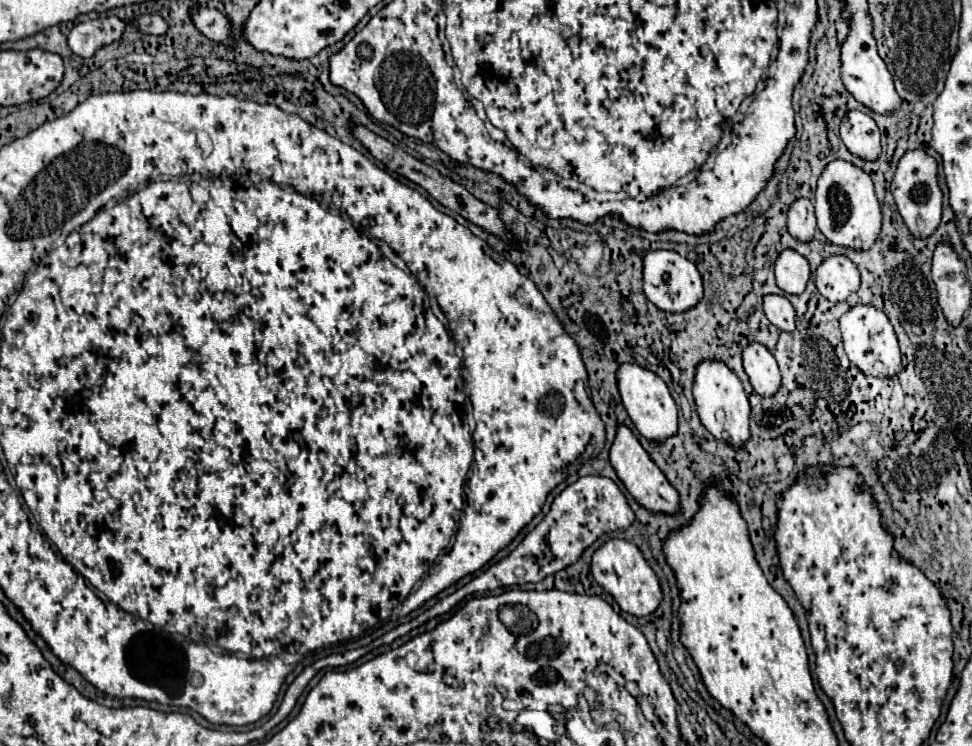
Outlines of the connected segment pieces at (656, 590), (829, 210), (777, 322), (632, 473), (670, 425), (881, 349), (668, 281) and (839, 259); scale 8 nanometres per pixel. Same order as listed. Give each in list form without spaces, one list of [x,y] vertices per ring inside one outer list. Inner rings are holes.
[[[612,538],[606,544],[602,544],[592,556],[592,576],[616,600],[622,612],[628,612],[634,616],[648,616],[662,602],[658,576],[650,568],[650,564],[644,560],[638,546],[628,540]]]
[[[836,160],[824,168],[824,174],[818,178],[814,206],[818,230],[834,246],[844,246],[852,250],[870,250],[876,238],[880,236],[882,214],[874,194],[874,184],[864,170],[856,168],[850,162]]]
[[[774,294],[764,296],[764,312],[766,312],[766,318],[780,332],[794,332],[796,330],[796,324],[794,324],[796,312],[794,312],[792,304],[788,302],[788,298],[774,296]]]
[[[618,426],[616,440],[610,448],[610,462],[612,462],[618,478],[626,486],[626,490],[634,496],[634,500],[642,508],[646,508],[650,512],[658,512],[658,514],[668,514],[668,516],[680,514],[680,494],[668,482],[668,478],[662,474],[662,470],[650,460],[648,452],[640,446],[638,438],[626,426]]]
[[[622,364],[618,368],[618,388],[622,404],[632,418],[634,426],[638,428],[640,436],[644,436],[650,442],[664,442],[666,438],[674,436],[678,430],[678,410],[670,396],[668,386],[650,370],[644,370],[640,366]]]
[[[856,304],[852,306],[842,318],[840,318],[840,332],[842,332],[842,342],[848,360],[866,376],[876,376],[876,378],[894,378],[900,372],[900,362],[902,354],[898,348],[896,334],[892,330],[890,320],[886,314],[874,306],[862,306]]]
[[[654,250],[644,256],[644,294],[662,312],[680,314],[692,310],[704,296],[702,276],[696,266],[670,250]]]
[[[832,256],[816,270],[816,288],[830,302],[846,302],[860,288],[860,274],[846,256]]]

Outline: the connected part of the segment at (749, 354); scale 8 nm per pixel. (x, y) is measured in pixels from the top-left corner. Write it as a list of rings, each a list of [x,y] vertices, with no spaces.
[[[750,344],[744,350],[742,360],[744,360],[744,370],[750,378],[754,392],[760,394],[762,398],[776,396],[782,386],[782,376],[780,376],[780,368],[778,368],[774,356],[768,352],[768,348],[764,348],[760,344]]]

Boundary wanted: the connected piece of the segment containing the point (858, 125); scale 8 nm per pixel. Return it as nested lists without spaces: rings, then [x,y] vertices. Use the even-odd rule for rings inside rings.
[[[848,112],[840,124],[840,138],[854,156],[862,160],[878,160],[882,150],[880,130],[864,112]]]

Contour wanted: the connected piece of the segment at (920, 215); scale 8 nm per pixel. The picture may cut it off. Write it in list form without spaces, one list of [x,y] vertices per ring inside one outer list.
[[[910,150],[900,160],[894,180],[892,180],[892,196],[896,202],[896,208],[902,216],[904,226],[910,230],[914,238],[928,238],[934,234],[934,230],[940,224],[940,212],[942,212],[942,192],[936,182],[936,162],[924,152],[924,150]]]

